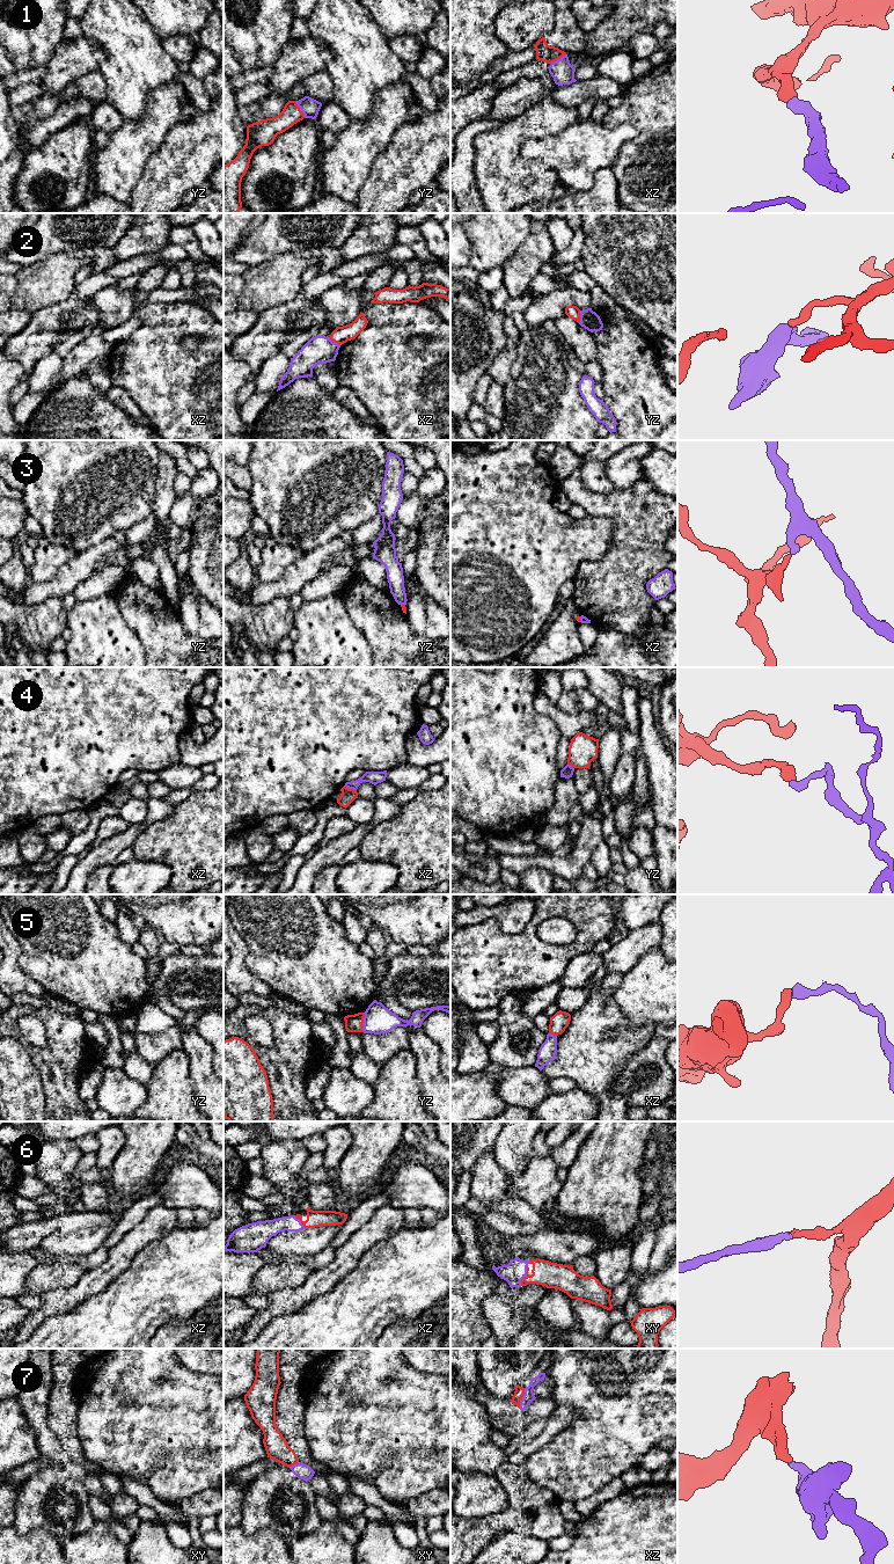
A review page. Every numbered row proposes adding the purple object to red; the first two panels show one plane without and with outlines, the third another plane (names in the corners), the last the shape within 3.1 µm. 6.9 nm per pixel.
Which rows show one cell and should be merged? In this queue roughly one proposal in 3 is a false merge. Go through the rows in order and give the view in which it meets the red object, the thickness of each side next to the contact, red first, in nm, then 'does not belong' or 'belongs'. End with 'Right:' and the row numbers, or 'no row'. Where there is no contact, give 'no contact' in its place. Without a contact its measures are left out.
1: meets red in yz; 150 nm thick on the red side, 120 nm on the other; belongs
2: meets red in yz; 90 nm thick on the red side, 140 nm on the other; does not belong
3: meets red in xz; 30 nm thick on the red side, 50 nm on the other; does not belong
4: meets red in xz; 100 nm thick on the red side, 90 nm on the other; does not belong
5: meets red in yz; 130 nm thick on the red side, 200 nm on the other; does not belong
6: meets red in xy; 180 nm thick on the red side, 150 nm on the other; belongs
7: meets red in xz; 70 nm thick on the red side, 70 nm on the other; belongs
Right: 1, 6, 7

